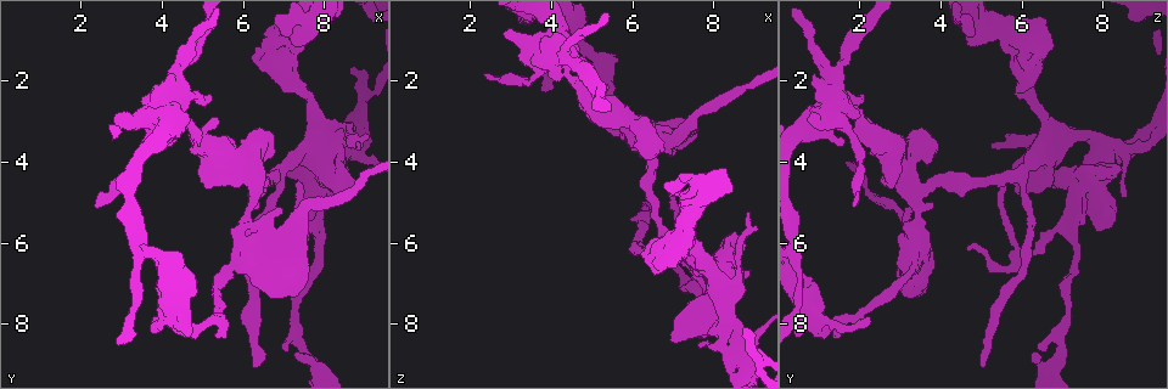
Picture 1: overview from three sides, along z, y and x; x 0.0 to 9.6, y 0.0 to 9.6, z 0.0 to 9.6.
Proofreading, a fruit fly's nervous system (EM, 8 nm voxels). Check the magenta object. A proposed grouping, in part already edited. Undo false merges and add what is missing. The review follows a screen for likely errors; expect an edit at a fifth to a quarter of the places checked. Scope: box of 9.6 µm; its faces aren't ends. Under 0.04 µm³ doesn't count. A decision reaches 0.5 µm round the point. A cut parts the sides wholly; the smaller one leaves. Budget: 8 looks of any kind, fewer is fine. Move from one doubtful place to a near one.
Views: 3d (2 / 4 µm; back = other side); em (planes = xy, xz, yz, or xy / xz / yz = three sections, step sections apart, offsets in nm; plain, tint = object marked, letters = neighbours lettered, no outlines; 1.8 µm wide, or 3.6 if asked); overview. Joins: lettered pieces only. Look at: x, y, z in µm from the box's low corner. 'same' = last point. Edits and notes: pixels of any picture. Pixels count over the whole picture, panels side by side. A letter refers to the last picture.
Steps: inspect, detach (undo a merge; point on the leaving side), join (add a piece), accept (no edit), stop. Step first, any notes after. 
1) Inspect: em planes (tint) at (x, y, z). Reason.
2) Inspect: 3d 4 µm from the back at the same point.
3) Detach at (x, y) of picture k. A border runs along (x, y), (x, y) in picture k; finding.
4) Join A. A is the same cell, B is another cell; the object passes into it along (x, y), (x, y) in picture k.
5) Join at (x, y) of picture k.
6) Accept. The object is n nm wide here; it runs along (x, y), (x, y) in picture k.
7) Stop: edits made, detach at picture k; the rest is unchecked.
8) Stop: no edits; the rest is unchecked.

Inspect: 3d 4 µm at (6.30, 9.05, 5.05). Free end.

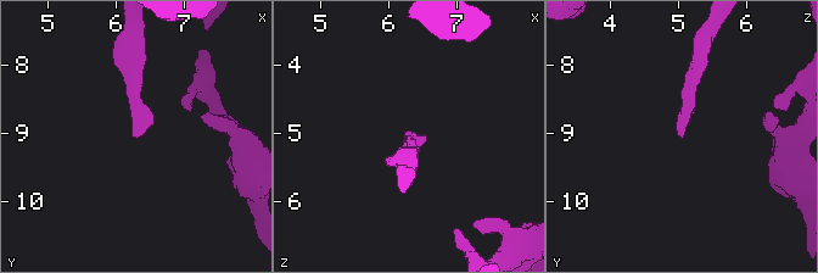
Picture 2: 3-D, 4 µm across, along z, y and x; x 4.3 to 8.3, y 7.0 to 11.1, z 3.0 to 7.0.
Inspect: em planes (tint) at (6.25, 9.00, 5.00). Shape alone is not enough.

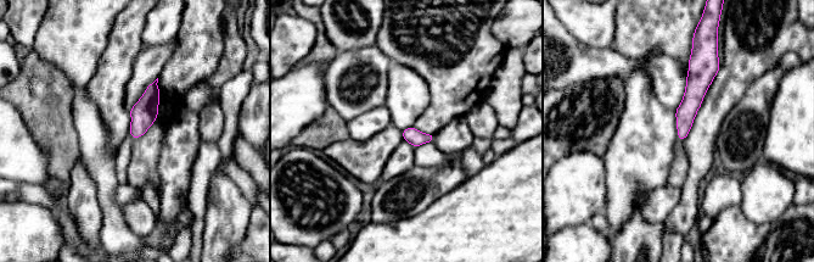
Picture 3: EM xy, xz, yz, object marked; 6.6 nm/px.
Inspect: em planes (letters) at the same point.

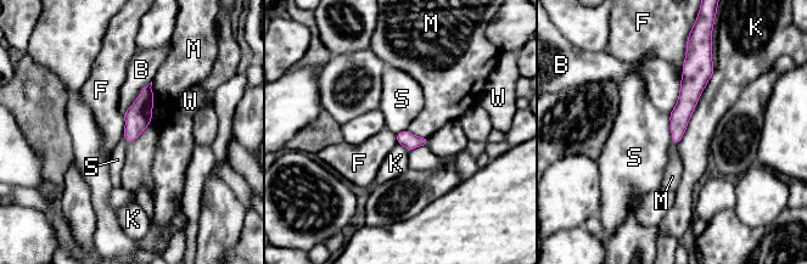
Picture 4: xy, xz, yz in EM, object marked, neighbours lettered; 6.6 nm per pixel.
Accept. The object is 110 nm wide here; B, F, K, M, S and W are other cells; it runs along (687, 62), (689, 96), (676, 140) in picture 4; none of them fits.

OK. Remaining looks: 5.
Inspect: 3d 4 µm at (8.25, 3.65, 8.35). Arms part here.

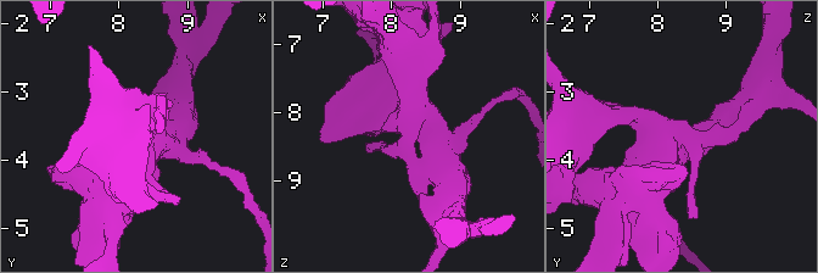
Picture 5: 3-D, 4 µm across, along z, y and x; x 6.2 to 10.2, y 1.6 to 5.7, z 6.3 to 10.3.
Inspect: em 3.6 µm xz step 4 (tint) at (8.20, 3.65, 8.35). Need the tissue.

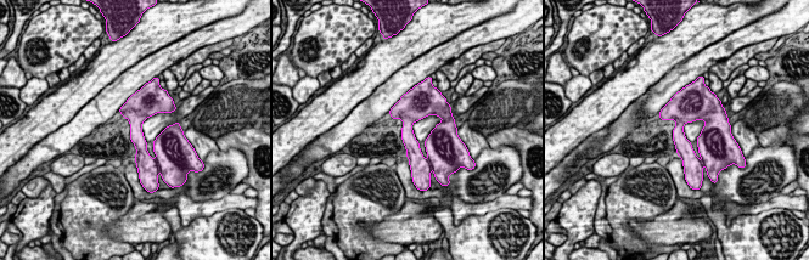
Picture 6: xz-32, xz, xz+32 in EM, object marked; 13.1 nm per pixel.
Inspect: em 3.6 µm planes (letters) at the same point.

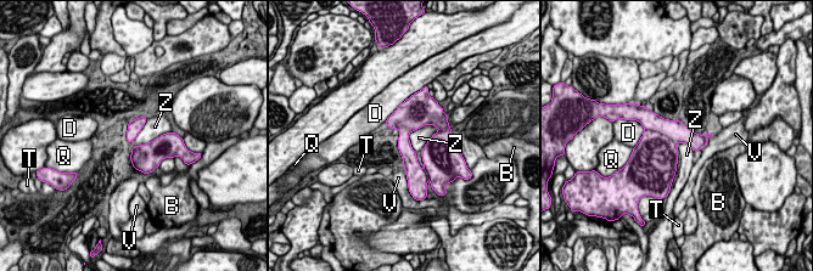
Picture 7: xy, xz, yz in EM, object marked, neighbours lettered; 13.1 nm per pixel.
Detach at (654, 150) of picture 7. The longest contact is with D, 550 nm; B, D, Q, T, V and Z are other cells; a border runs along (645, 129), (659, 131), (676, 142) in picture 7; two neurons meet here.

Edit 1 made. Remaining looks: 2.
Stop: edits made, detach at picture 7; the rest is unchecked.

